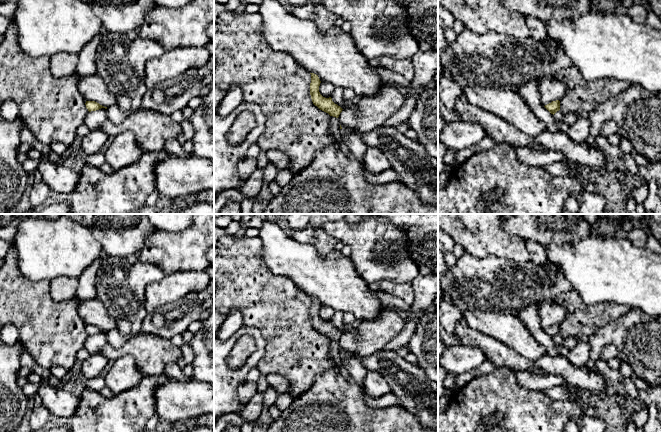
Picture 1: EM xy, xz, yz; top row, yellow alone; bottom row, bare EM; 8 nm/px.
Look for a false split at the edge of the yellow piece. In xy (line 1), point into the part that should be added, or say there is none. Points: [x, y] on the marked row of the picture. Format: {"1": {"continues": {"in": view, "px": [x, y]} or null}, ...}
{"1": {"continues": null}}

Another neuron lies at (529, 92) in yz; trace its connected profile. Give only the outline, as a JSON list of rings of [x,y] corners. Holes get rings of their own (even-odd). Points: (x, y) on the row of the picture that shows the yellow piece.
[[[530,81],[522,85],[518,93],[524,99],[525,103],[530,107],[533,114],[542,122],[545,123],[547,130],[550,132],[559,131],[555,117],[551,114],[541,103],[540,96],[537,88],[537,84],[534,81]]]

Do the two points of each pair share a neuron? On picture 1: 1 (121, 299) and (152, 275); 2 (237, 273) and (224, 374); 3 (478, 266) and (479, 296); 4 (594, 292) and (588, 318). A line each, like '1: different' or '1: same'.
1: same
2: different
3: same
4: different

